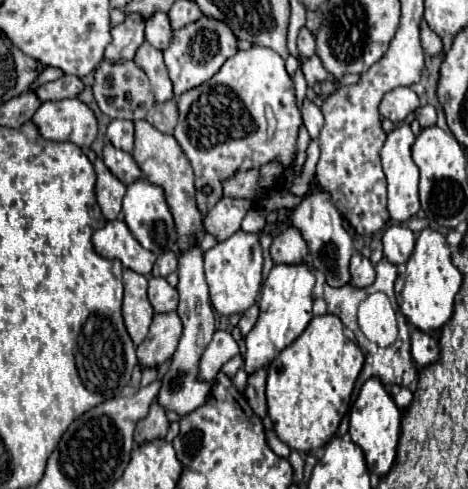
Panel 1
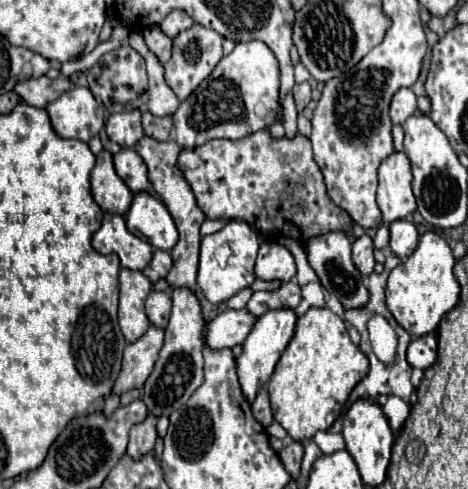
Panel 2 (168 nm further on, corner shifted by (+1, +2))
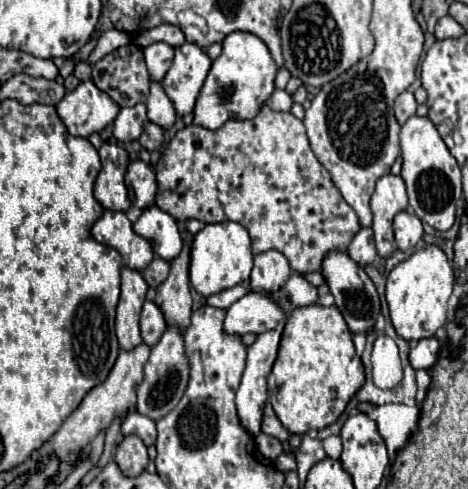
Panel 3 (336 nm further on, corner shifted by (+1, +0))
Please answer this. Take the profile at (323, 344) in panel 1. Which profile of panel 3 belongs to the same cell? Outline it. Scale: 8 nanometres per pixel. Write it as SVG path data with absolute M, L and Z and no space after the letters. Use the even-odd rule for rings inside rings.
M321 304L295 308L293 314L287 318L279 354L269 374L269 402L277 418L281 420L281 424L291 434L297 434L297 436L303 436L309 430L323 430L343 414L345 406L355 396L355 392L363 386L363 382L365 382L365 370L361 364L361 358L355 354L351 332L341 312L335 306L325 308Z

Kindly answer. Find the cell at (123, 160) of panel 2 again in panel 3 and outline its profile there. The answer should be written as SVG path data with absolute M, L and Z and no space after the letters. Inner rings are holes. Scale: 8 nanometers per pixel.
M133 160L127 166L127 190L131 190L131 202L137 208L147 208L155 200L157 180L151 166L143 160Z

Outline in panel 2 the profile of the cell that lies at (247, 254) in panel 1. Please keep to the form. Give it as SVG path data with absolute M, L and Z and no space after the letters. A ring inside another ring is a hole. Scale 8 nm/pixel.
M231 220L219 232L203 236L197 284L203 290L205 298L213 304L219 304L219 302L225 302L227 298L231 298L233 294L237 294L239 290L249 288L255 280L253 268L255 268L257 250L259 250L257 232L245 222Z

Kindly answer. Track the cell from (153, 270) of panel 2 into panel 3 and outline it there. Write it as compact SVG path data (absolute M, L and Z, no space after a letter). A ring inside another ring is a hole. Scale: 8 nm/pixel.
M155 256L153 262L141 274L143 274L143 278L145 278L145 282L149 286L157 288L169 276L169 262L163 260L163 258L159 258L159 256Z

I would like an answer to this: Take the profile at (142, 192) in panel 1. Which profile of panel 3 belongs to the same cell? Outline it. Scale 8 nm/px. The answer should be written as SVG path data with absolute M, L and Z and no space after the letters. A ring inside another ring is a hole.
M155 204L145 208L139 220L133 224L133 230L147 238L153 246L153 252L163 260L173 260L181 252L181 236L177 228L177 220L171 218L165 210L159 210Z

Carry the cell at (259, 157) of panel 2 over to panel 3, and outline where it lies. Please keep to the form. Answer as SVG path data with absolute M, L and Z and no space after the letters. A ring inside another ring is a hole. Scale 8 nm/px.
M263 106L253 120L229 120L219 130L193 124L185 126L161 154L155 174L159 184L155 204L177 222L191 218L203 224L219 224L225 220L239 222L251 236L253 254L279 250L299 274L317 272L329 250L345 252L353 236L361 230L355 210L343 200L323 164L315 158L303 122L293 114L273 112L269 106Z

